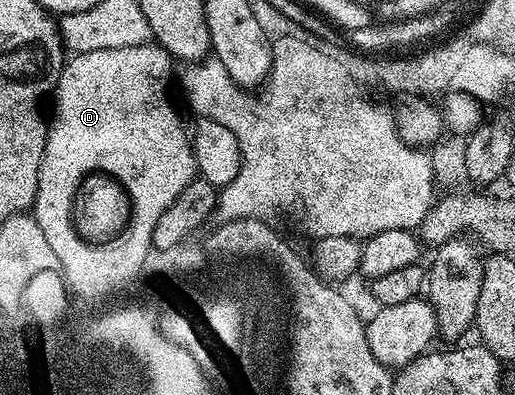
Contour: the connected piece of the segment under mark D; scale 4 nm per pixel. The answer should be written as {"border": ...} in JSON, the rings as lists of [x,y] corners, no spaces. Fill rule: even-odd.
{"border":[[[154,42],[145,44],[134,44],[128,48],[118,48],[117,50],[89,50],[88,52],[74,53],[64,63],[63,73],[59,76],[59,83],[53,89],[53,97],[55,96],[55,117],[49,120],[47,124],[47,141],[45,142],[43,157],[39,160],[39,181],[37,182],[37,194],[35,195],[35,203],[33,205],[33,215],[37,222],[37,226],[41,228],[45,239],[49,242],[50,249],[57,254],[60,263],[60,272],[63,279],[66,280],[66,285],[72,293],[75,292],[79,296],[107,296],[111,291],[122,289],[129,271],[134,271],[135,264],[139,264],[141,259],[140,252],[143,249],[144,235],[148,232],[149,226],[152,226],[160,221],[161,214],[165,214],[165,210],[169,210],[169,206],[173,206],[173,202],[181,194],[181,190],[185,190],[185,186],[189,186],[189,182],[196,179],[197,169],[195,167],[195,154],[193,151],[192,141],[189,139],[189,132],[183,129],[183,120],[179,117],[177,109],[171,105],[171,96],[167,93],[167,87],[171,84],[171,64],[173,65],[172,57],[167,55],[164,48],[160,48]],[[92,174],[102,174],[117,180],[122,185],[124,191],[130,197],[130,219],[128,228],[125,232],[127,236],[127,256],[123,256],[123,252],[119,248],[111,248],[106,243],[88,243],[83,240],[75,231],[73,223],[73,201],[79,185],[87,176]]]}

